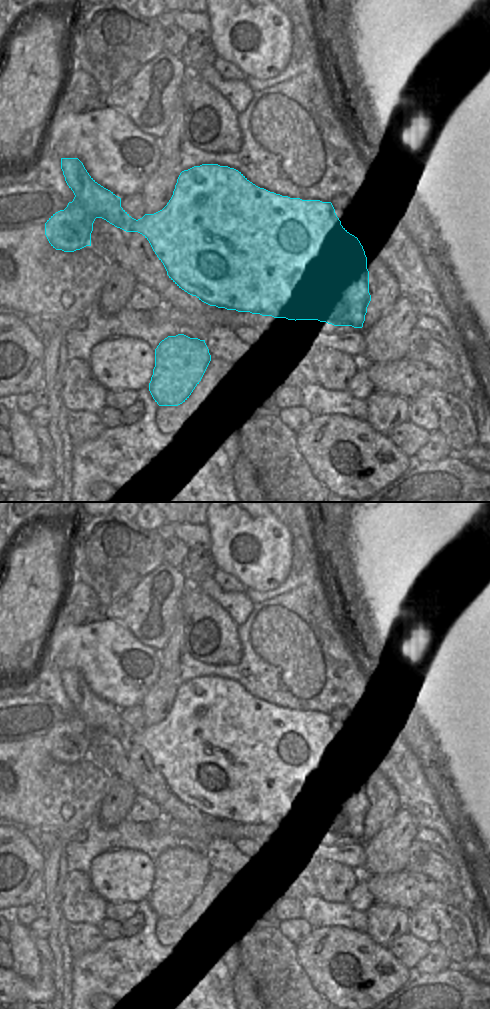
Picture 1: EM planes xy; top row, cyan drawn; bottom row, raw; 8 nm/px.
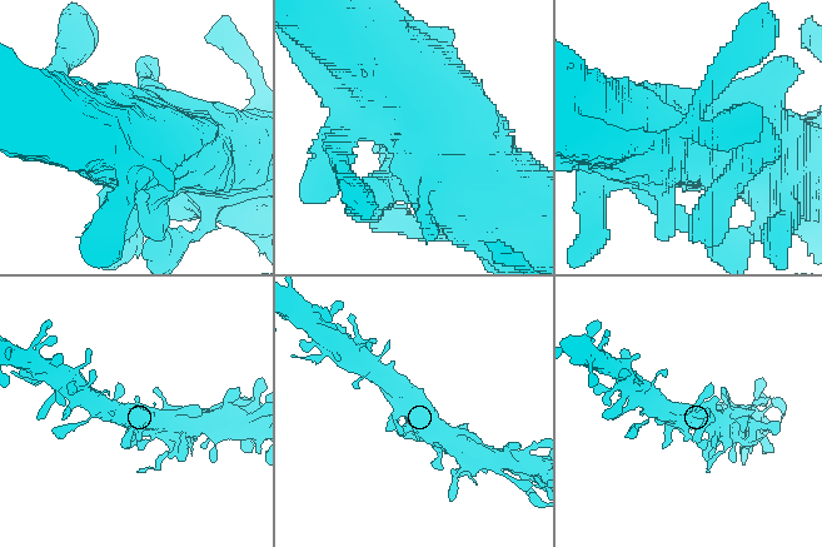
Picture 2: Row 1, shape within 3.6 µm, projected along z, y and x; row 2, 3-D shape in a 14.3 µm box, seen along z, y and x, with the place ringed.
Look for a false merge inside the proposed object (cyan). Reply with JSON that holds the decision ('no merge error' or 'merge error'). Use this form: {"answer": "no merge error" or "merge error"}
{"answer": "no merge error"}

